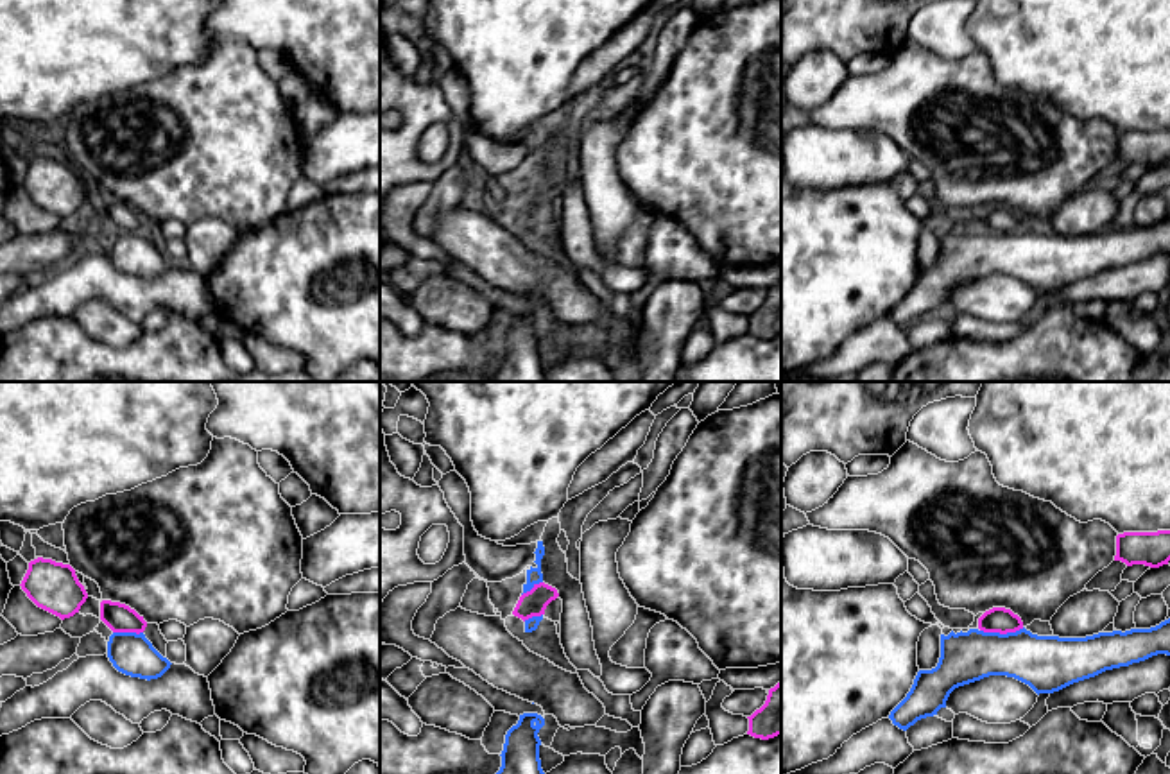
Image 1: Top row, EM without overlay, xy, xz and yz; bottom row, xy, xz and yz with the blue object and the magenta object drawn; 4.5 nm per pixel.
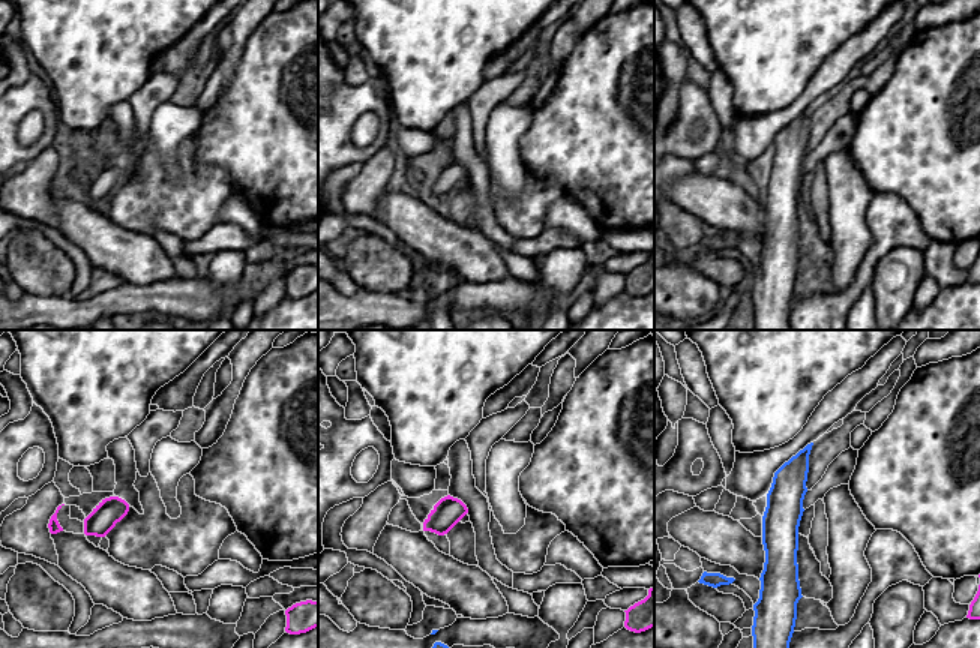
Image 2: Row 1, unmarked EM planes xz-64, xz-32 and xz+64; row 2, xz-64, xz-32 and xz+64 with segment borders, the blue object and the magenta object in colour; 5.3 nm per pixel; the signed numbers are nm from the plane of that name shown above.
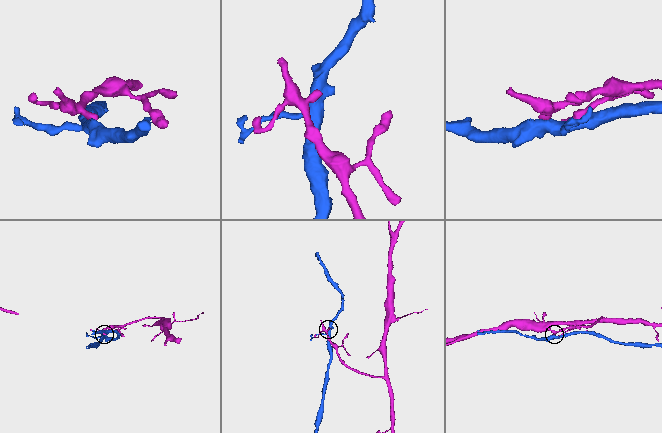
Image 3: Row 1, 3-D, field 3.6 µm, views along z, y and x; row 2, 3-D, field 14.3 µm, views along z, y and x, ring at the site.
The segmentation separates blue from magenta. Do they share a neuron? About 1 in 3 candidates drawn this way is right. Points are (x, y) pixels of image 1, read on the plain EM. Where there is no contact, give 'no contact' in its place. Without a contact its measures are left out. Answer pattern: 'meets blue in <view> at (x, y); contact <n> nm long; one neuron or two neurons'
meets blue in yz at (1002, 233); contact 200 nm long; two neurons

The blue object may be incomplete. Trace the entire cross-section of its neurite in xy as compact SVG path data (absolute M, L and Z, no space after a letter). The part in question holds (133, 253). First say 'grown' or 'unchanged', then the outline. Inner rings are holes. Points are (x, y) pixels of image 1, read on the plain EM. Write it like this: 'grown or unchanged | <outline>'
unchanged | M113 231L108 240L108 256L118 271L147 280L161 276L172 263L143 231Z

